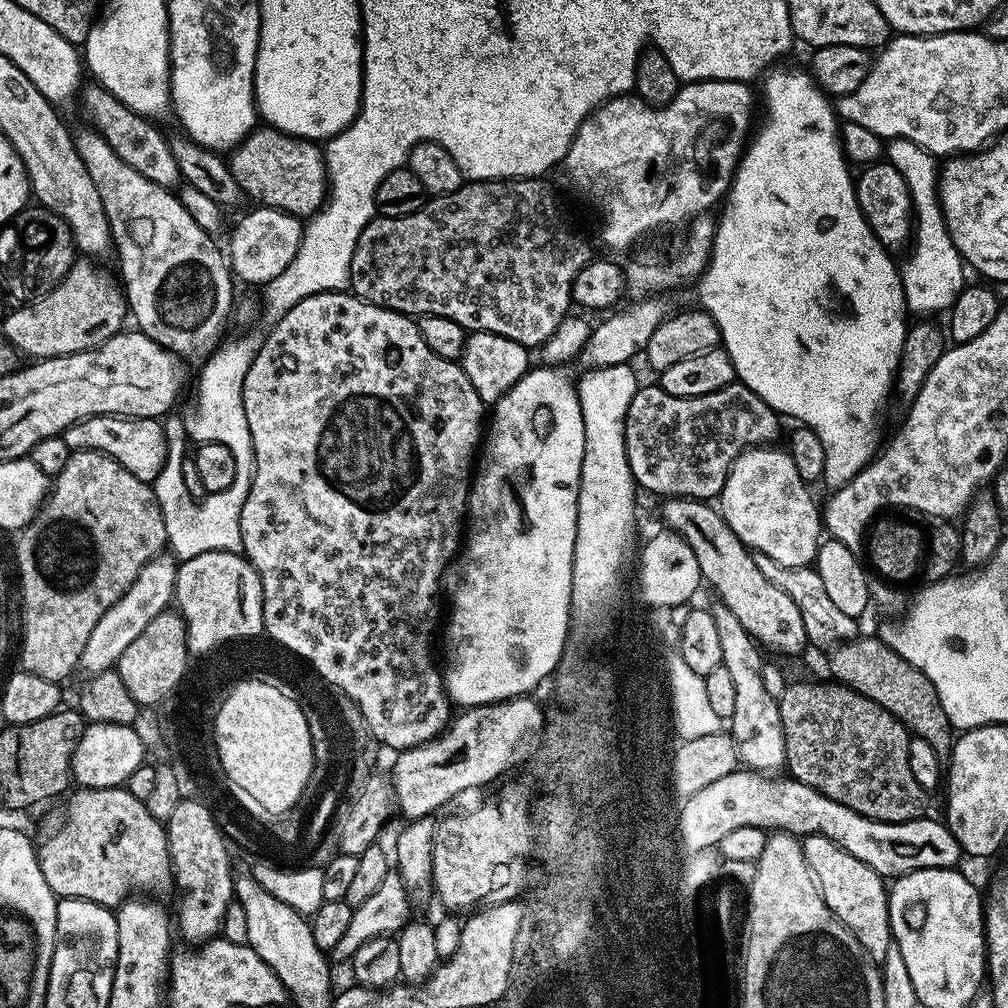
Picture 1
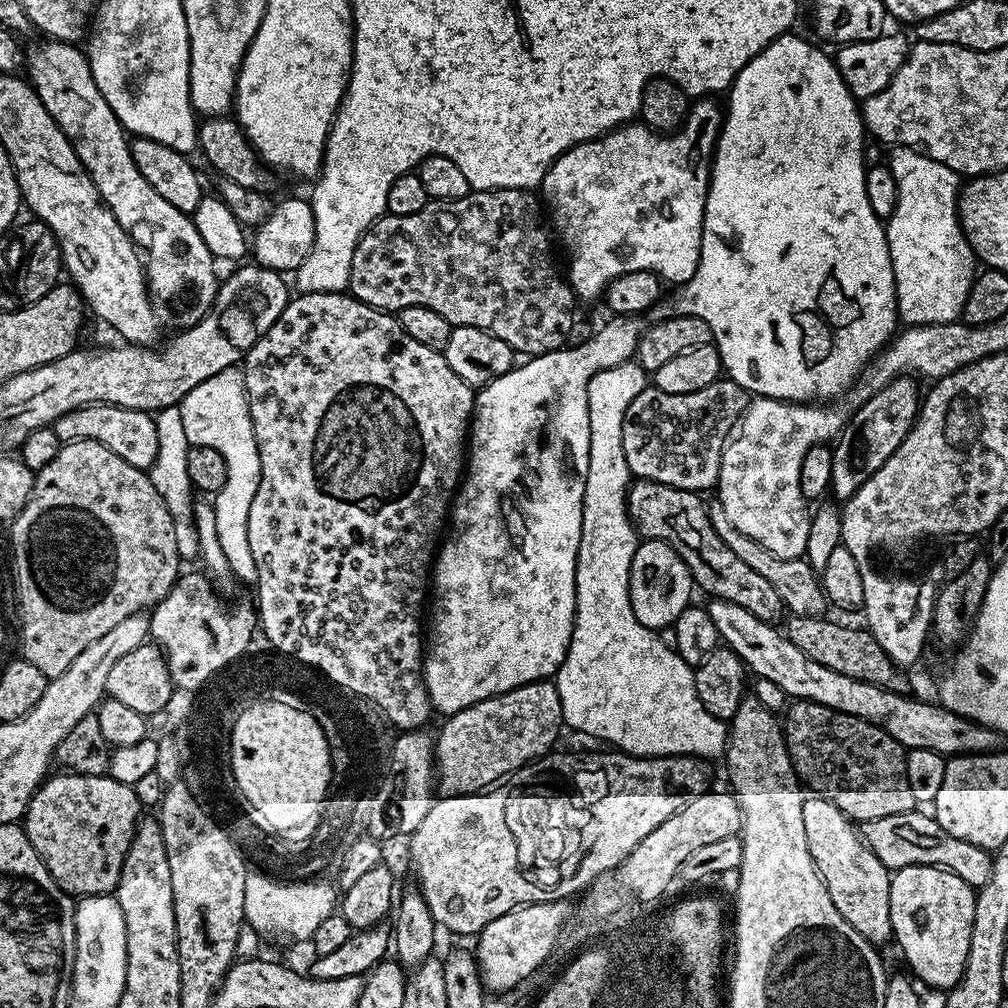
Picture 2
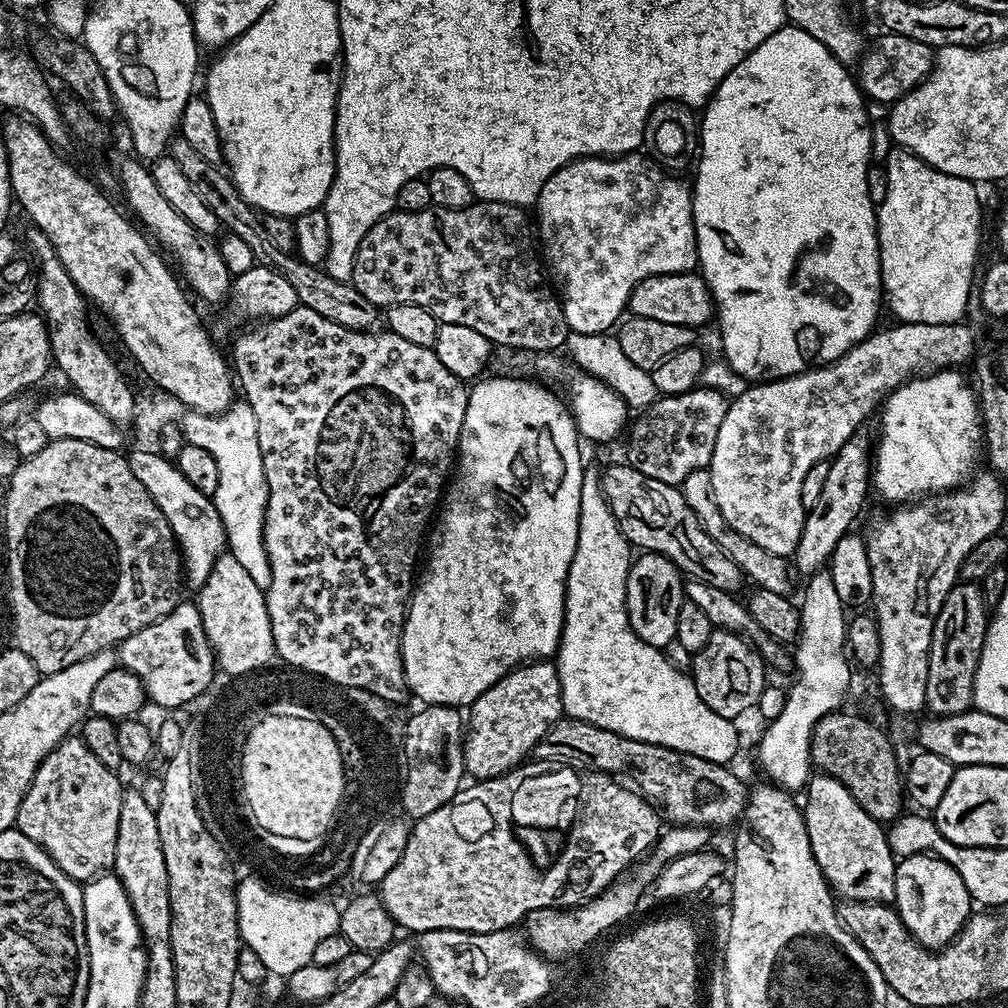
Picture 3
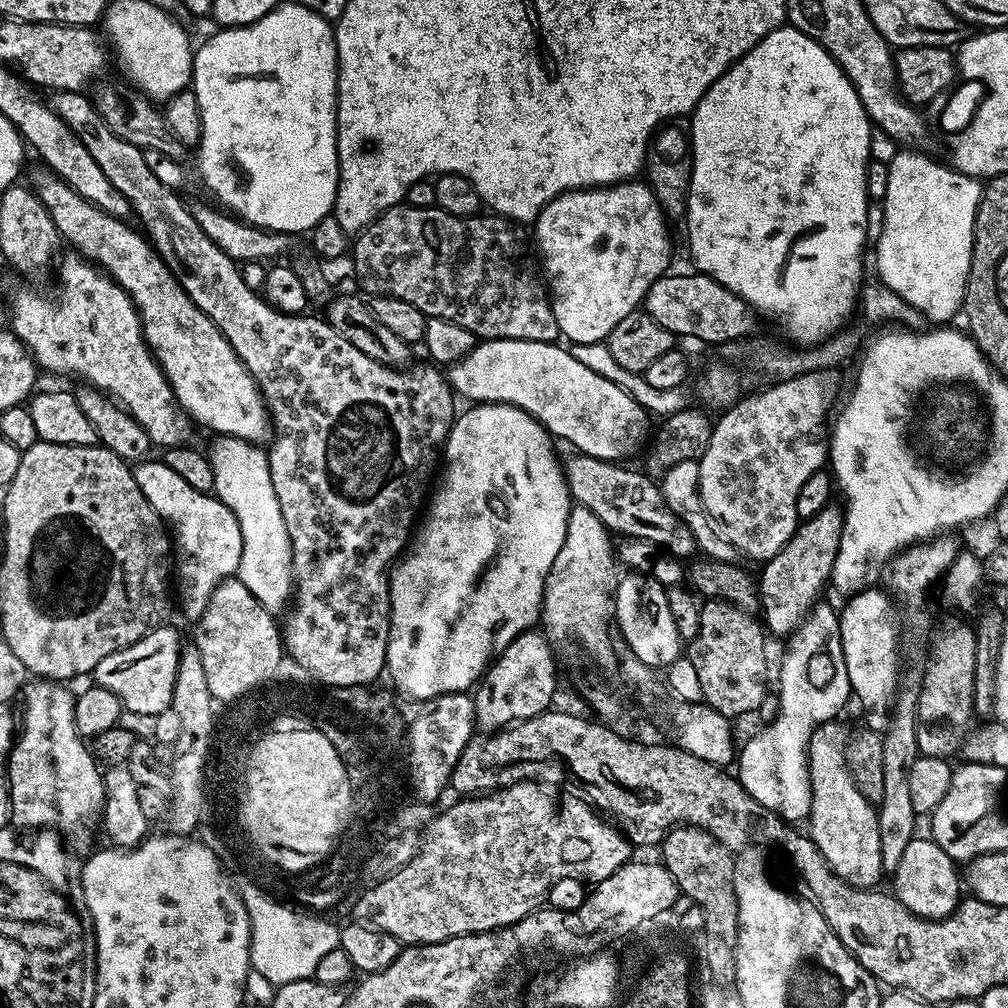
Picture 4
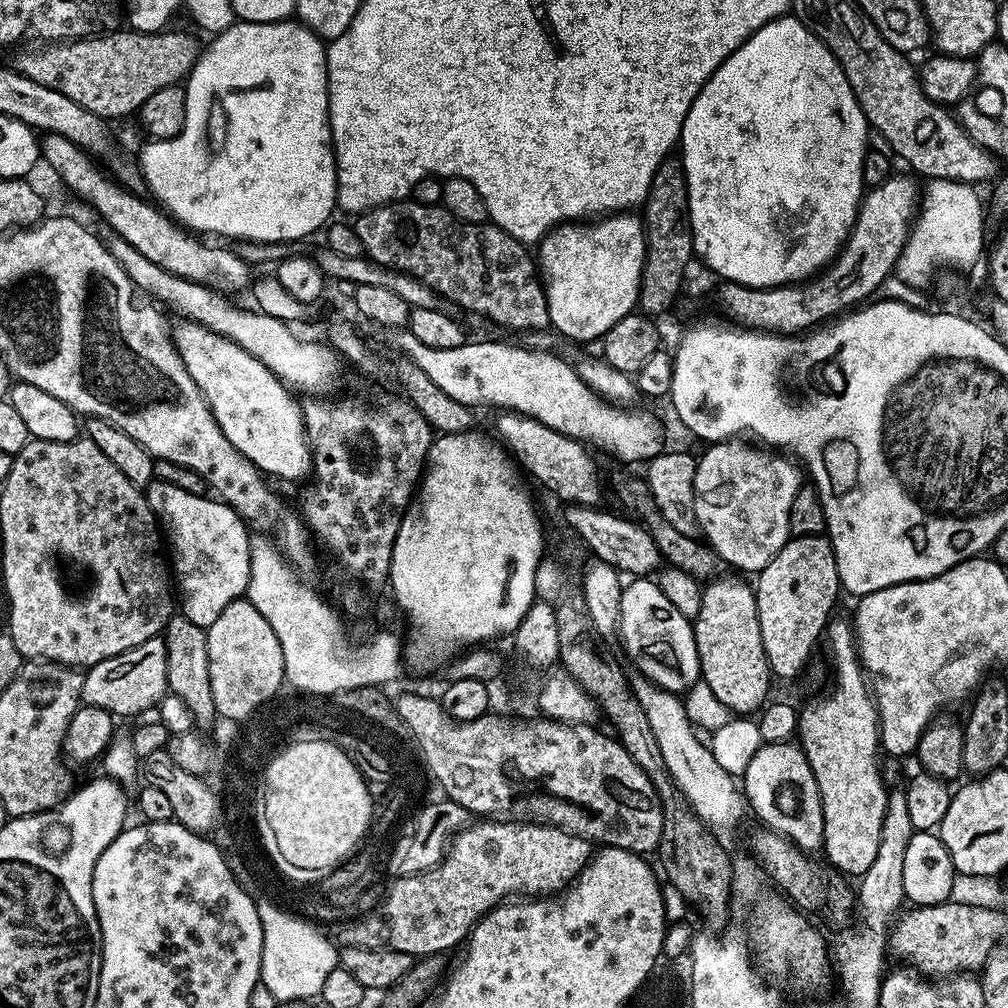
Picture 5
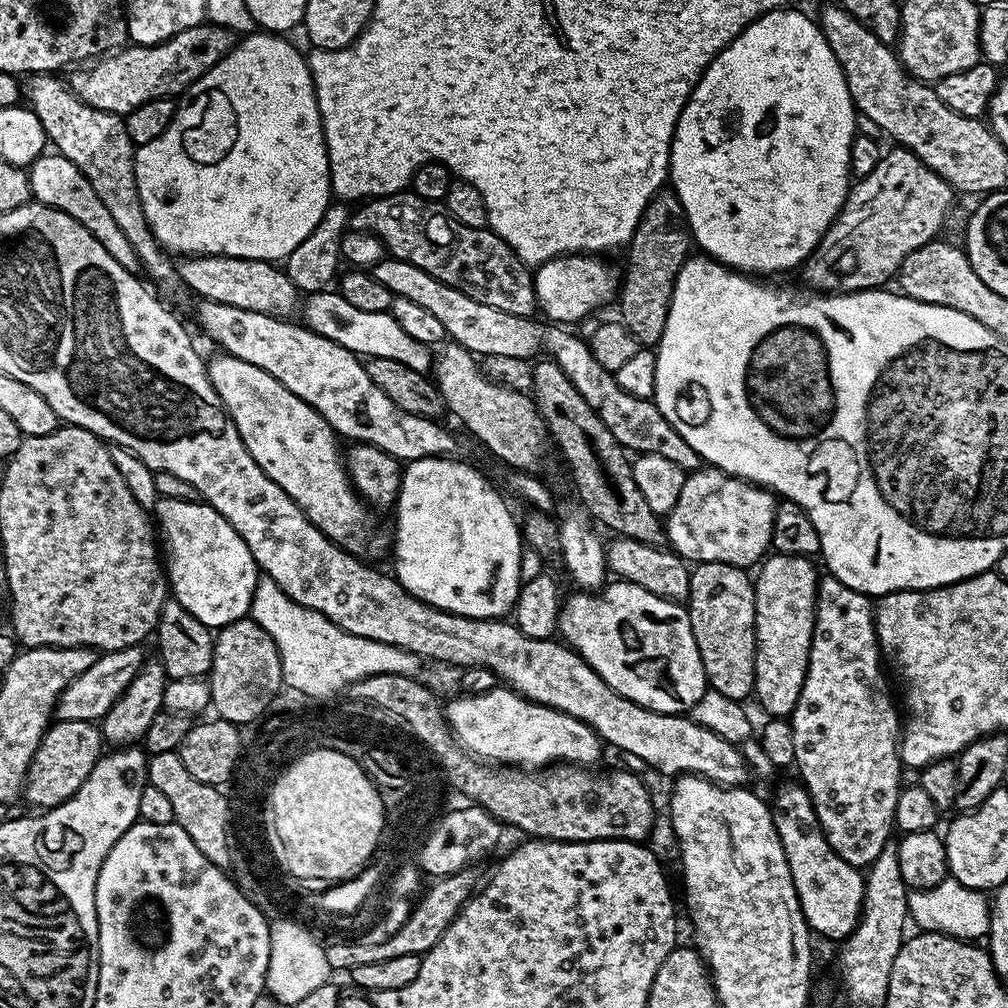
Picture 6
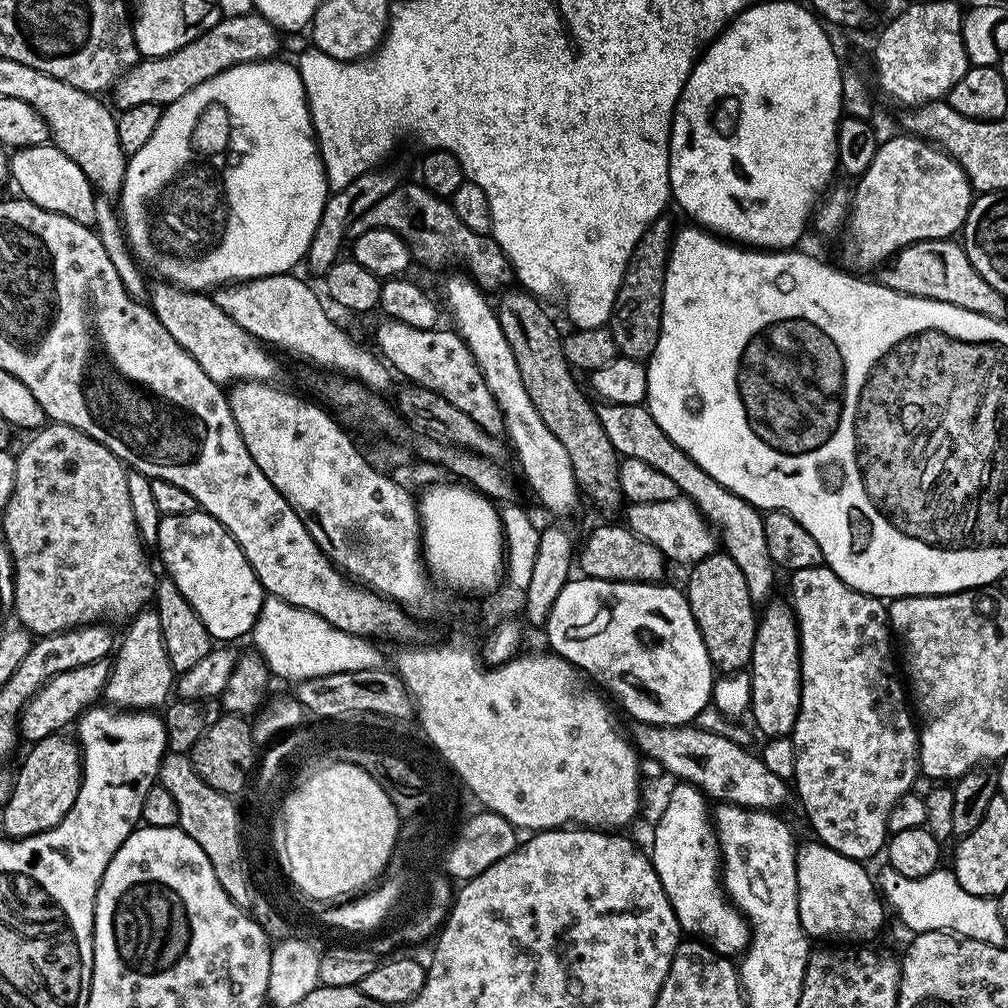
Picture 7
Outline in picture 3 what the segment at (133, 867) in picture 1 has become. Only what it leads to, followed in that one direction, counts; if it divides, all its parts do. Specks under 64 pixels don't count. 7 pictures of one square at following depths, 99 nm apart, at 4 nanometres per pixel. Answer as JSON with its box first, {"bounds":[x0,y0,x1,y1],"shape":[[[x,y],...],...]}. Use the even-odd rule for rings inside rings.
{"bounds":[15,735,126,882],"shape":[[[69,735],[38,766],[22,802],[18,806],[15,831],[26,834],[30,842],[47,854],[68,877],[87,882],[107,873],[114,865],[114,850],[118,842],[118,814],[122,814],[122,798],[126,791],[117,773],[108,768],[84,744],[79,735]]]}

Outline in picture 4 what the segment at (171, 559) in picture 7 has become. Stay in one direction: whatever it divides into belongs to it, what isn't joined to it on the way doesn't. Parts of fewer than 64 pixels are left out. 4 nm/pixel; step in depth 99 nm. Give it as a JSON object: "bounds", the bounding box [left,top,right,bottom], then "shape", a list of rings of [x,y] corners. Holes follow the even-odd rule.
{"bounds":[132,458,242,622],"shape":[[[149,458],[139,461],[132,468],[132,473],[134,482],[138,482],[138,490],[142,490],[150,506],[170,529],[170,536],[174,541],[174,584],[178,589],[178,608],[180,604],[185,618],[198,622],[203,618],[211,596],[220,584],[233,579],[240,571],[242,530],[238,526],[238,518],[234,518],[234,514],[215,495],[194,490],[194,486],[189,486],[180,475],[174,474],[174,470],[170,470],[170,466],[166,466],[163,459]]]}

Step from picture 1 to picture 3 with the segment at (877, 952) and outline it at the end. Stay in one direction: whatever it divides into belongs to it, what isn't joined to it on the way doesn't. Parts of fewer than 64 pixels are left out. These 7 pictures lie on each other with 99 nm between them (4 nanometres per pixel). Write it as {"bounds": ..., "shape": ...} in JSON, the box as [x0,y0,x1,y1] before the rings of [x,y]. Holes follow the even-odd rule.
{"bounds":[802,775,898,902],"shape":[[[813,775],[806,785],[807,792],[808,801],[802,804],[804,825],[810,838],[812,856],[833,893],[844,902],[895,901],[898,860],[888,844],[881,821],[873,813],[862,810],[852,790],[832,776]]]}

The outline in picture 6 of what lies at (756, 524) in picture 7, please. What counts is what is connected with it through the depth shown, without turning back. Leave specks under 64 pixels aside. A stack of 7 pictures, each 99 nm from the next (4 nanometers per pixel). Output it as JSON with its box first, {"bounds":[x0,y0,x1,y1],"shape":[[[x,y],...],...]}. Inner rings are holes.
{"bounds":[370,255,702,470],"shape":[[[385,255],[370,271],[374,278],[378,278],[378,282],[382,282],[382,286],[386,286],[386,290],[392,292],[393,296],[406,298],[417,306],[424,307],[428,313],[436,315],[442,321],[447,339],[451,343],[460,344],[477,358],[501,356],[504,360],[529,359],[528,361],[531,361],[533,358],[544,357],[553,360],[558,366],[562,366],[566,378],[570,378],[570,382],[574,382],[574,390],[578,390],[578,394],[582,394],[582,398],[586,398],[586,402],[590,402],[590,406],[596,411],[598,418],[602,418],[602,422],[606,422],[610,434],[614,434],[616,441],[629,453],[658,454],[662,458],[674,462],[674,466],[685,470],[696,470],[701,467],[702,461],[698,453],[692,449],[690,442],[686,442],[686,438],[682,438],[682,434],[678,434],[678,430],[674,430],[674,426],[670,426],[670,422],[666,422],[663,414],[656,409],[655,403],[652,400],[634,398],[634,394],[626,394],[626,390],[622,390],[622,386],[618,386],[615,375],[608,372],[606,366],[598,363],[598,358],[594,358],[591,343],[585,337],[583,340],[582,337],[575,336],[572,333],[575,331],[555,322],[545,322],[543,319],[531,316],[506,314],[506,310],[494,310],[494,306],[485,306],[482,302],[474,302],[474,298],[462,294],[462,290],[454,290],[454,286],[446,286],[446,282],[438,282],[438,278],[434,278],[434,274],[426,274],[426,270],[418,270],[418,266],[414,266],[410,262],[402,262],[390,255]]]}

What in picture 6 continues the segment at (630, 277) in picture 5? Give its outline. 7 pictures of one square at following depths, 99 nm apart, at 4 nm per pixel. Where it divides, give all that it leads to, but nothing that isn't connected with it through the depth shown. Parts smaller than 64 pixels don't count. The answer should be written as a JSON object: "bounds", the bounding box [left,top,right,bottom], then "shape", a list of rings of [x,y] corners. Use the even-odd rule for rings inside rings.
{"bounds":[534,254,618,326],"shape":[[[569,254],[556,256],[539,265],[534,272],[536,303],[539,311],[549,321],[561,326],[576,326],[579,320],[587,318],[591,312],[604,308],[618,296],[618,272],[608,264],[603,264],[596,254]]]}

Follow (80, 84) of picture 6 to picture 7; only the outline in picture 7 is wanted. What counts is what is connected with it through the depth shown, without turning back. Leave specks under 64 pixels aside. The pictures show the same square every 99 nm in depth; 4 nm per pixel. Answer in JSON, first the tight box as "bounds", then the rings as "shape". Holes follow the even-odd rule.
{"bounds":[114,14,281,109],"shape":[[[259,14],[224,16],[212,29],[206,30],[196,40],[164,57],[141,58],[129,68],[114,85],[117,109],[130,106],[173,104],[182,94],[190,94],[194,86],[202,86],[210,78],[230,70],[235,64],[254,64],[271,60],[280,48],[281,33],[267,18]]]}

